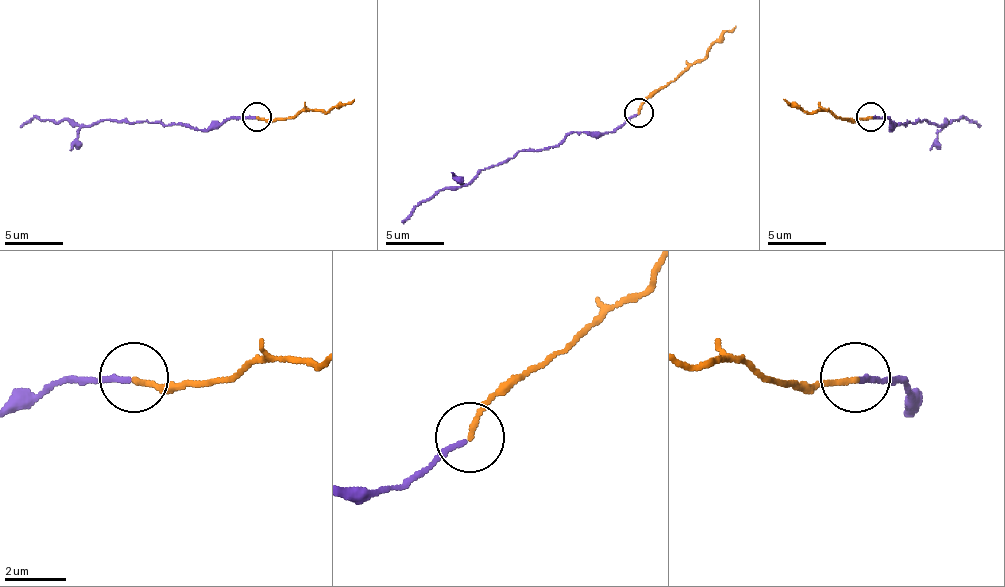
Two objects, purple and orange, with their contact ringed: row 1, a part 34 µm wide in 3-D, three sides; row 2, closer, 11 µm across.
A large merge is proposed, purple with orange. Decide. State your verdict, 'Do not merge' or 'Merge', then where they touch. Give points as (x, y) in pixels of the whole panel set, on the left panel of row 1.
Do not merge. Place: (257, 117)

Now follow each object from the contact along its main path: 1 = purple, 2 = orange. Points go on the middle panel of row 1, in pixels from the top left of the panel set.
1: (636, 114), (616, 128), (572, 131), (546, 148), (517, 151), (468, 183), (439, 189), (401, 221)
2: (639, 114), (648, 99), (734, 27)

